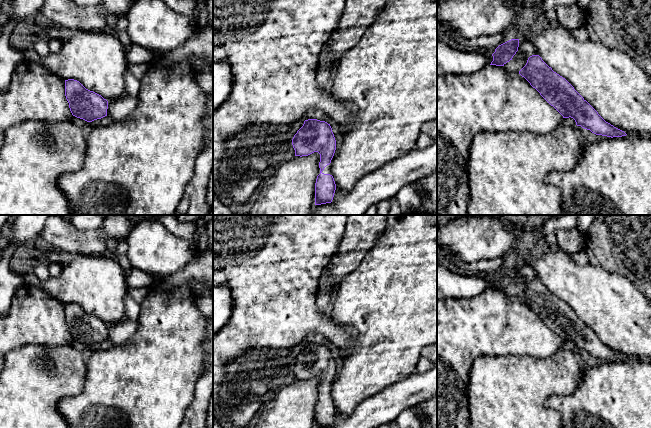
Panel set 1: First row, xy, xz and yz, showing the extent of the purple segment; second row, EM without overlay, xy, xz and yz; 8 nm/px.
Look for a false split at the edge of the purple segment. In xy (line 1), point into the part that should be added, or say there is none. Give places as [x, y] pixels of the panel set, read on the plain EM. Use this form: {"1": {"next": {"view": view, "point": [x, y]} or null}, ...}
{"1": {"next": null}}

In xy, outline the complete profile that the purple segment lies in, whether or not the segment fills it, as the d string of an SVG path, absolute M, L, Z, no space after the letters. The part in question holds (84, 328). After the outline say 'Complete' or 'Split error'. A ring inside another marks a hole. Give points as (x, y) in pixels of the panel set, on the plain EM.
M74 303L65 304L65 320L73 340L92 346L107 340L108 325L101 319L86 313L79 305Z. Complete

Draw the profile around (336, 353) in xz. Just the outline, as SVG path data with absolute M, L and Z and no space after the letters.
M318 333L308 334L298 345L291 348L291 356L287 359L287 361L289 363L293 363L297 355L303 350L304 345L308 343L317 343L320 345L325 345L331 350L332 356L336 364L336 374L334 377L334 380L335 380L339 375L339 373L342 371L342 365L343 365L342 353L338 348L334 347L331 344L331 342L321 334L318 334Z

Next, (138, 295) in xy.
M142 287L142 288L128 288L128 294L131 296L131 298L137 302L138 304L142 304L145 297L148 294L148 288Z

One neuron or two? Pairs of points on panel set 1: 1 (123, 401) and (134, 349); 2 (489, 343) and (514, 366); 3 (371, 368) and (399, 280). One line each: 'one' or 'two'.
1: one
2: two
3: one

